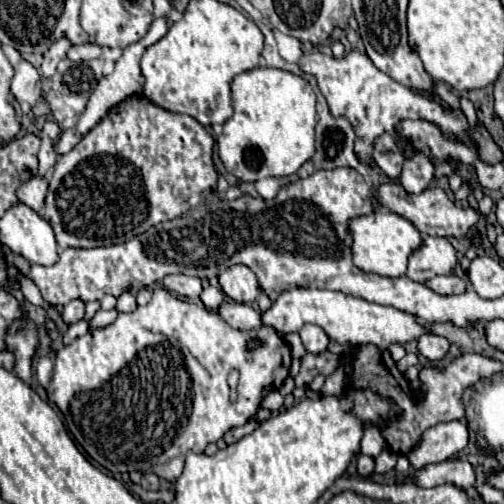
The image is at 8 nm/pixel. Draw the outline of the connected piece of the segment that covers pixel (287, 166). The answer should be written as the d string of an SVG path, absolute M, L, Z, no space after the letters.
M256 67L240 73L232 81L234 115L222 125L222 135L216 139L218 155L226 171L234 173L242 181L260 181L266 177L286 177L298 171L298 167L314 155L314 127L316 127L316 95L310 83L284 69Z

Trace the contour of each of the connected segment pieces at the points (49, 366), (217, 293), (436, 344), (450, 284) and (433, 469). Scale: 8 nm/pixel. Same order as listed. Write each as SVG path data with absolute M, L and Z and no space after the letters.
M48 356L40 357L35 366L35 375L38 383L48 385L53 375L54 362Z
M206 287L202 293L200 293L200 299L202 303L208 307L208 309L218 309L218 305L224 301L224 293L216 287Z
M422 333L418 337L418 351L430 361L438 361L448 353L448 341L434 333Z
M436 275L428 279L424 285L438 295L460 295L468 289L468 281L456 275Z
M448 459L438 465L426 465L426 469L414 471L412 481L418 481L418 485L454 483L462 489L470 489L476 483L476 471L468 461Z

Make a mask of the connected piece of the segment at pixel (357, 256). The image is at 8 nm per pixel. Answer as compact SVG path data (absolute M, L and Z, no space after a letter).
M374 211L370 215L354 217L348 221L348 229L352 233L352 261L362 271L378 273L384 277L402 277L406 273L406 263L410 251L422 245L422 235L414 229L410 221L398 217L388 211Z

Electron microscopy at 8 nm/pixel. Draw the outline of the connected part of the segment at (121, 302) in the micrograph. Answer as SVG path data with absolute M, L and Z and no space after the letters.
M122 293L120 297L118 297L118 305L116 305L116 309L118 311L124 311L124 313L130 313L130 311L134 311L136 309L136 297L132 295L132 293Z

